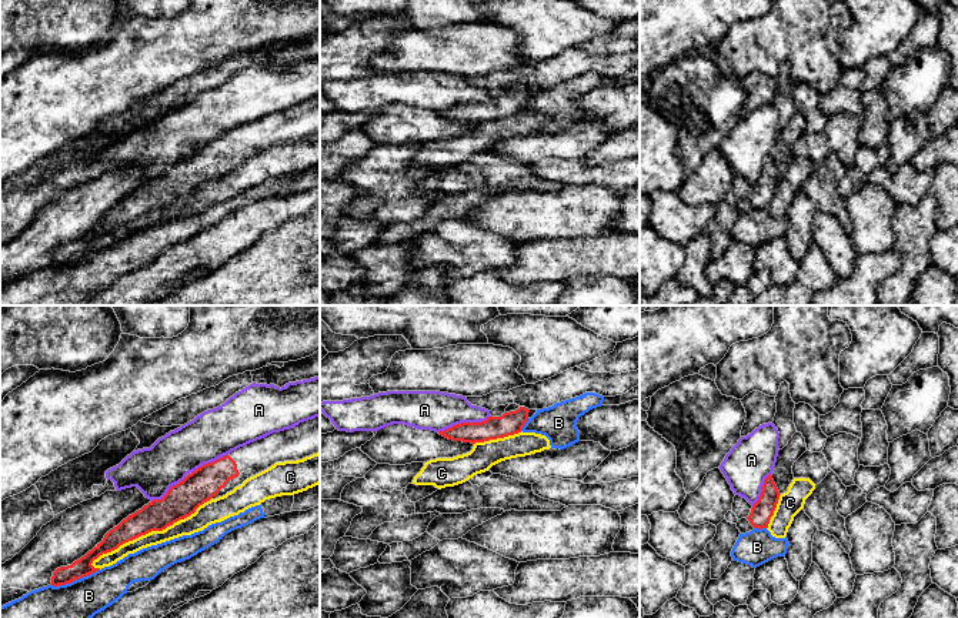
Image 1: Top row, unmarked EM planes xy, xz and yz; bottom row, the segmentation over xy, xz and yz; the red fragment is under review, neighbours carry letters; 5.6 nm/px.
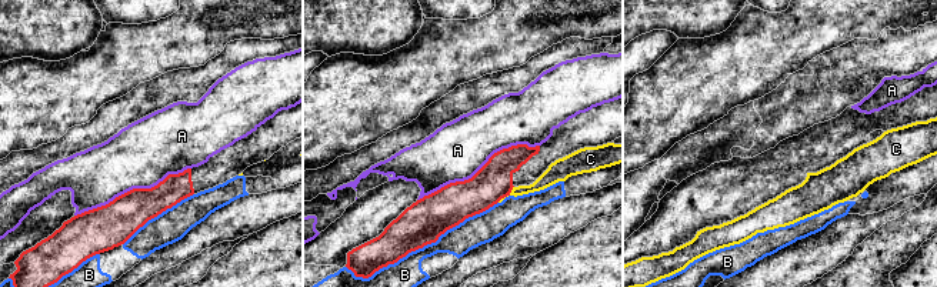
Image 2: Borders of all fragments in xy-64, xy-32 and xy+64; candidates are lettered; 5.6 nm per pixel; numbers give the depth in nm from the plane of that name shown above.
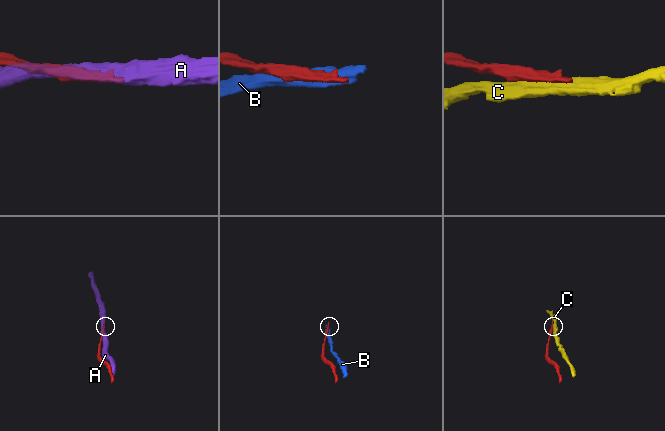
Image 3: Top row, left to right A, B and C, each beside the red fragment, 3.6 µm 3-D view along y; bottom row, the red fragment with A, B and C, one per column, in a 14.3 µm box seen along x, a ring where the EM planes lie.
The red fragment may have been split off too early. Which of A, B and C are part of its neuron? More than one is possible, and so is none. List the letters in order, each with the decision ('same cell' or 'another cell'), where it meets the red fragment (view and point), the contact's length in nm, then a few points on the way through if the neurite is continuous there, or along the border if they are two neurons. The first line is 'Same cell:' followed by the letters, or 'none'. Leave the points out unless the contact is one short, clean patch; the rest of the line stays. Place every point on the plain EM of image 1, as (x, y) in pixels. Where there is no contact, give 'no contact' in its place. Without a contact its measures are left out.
Same cell: none
A: another cell; meets red in xz at (464, 103); contact 320 nm long
B: another cell; meets red in xy at (74, 260); contact 300 nm long
C: another cell; meets red in xy at (150, 211); contact 800 nm long

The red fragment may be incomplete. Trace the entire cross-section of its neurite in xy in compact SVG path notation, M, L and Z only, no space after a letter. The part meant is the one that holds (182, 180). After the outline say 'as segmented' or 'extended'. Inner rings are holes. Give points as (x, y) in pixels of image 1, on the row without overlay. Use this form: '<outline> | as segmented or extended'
M320 97L290 110L273 113L204 144L170 167L161 180L153 180L123 200L84 237L71 245L57 248L53 253L51 265L66 265L99 251L100 248L91 244L100 235L151 211L166 210L194 194L204 183L226 176L276 143L297 141L317 133L320 133Z | extended

